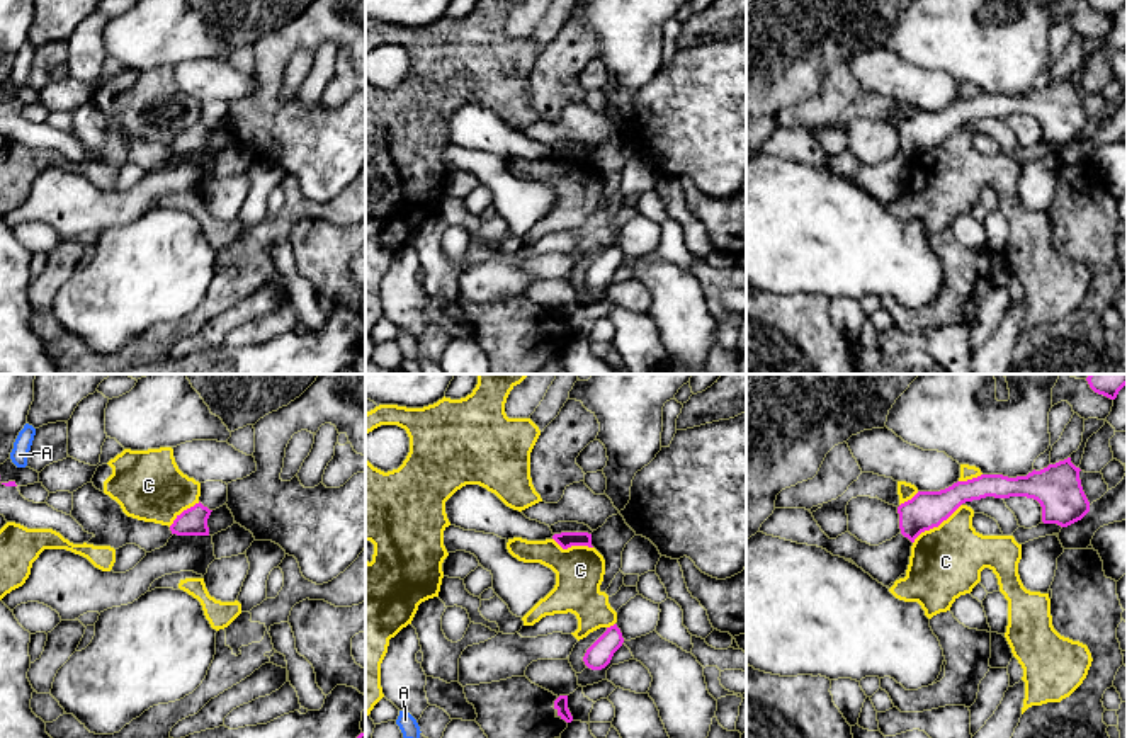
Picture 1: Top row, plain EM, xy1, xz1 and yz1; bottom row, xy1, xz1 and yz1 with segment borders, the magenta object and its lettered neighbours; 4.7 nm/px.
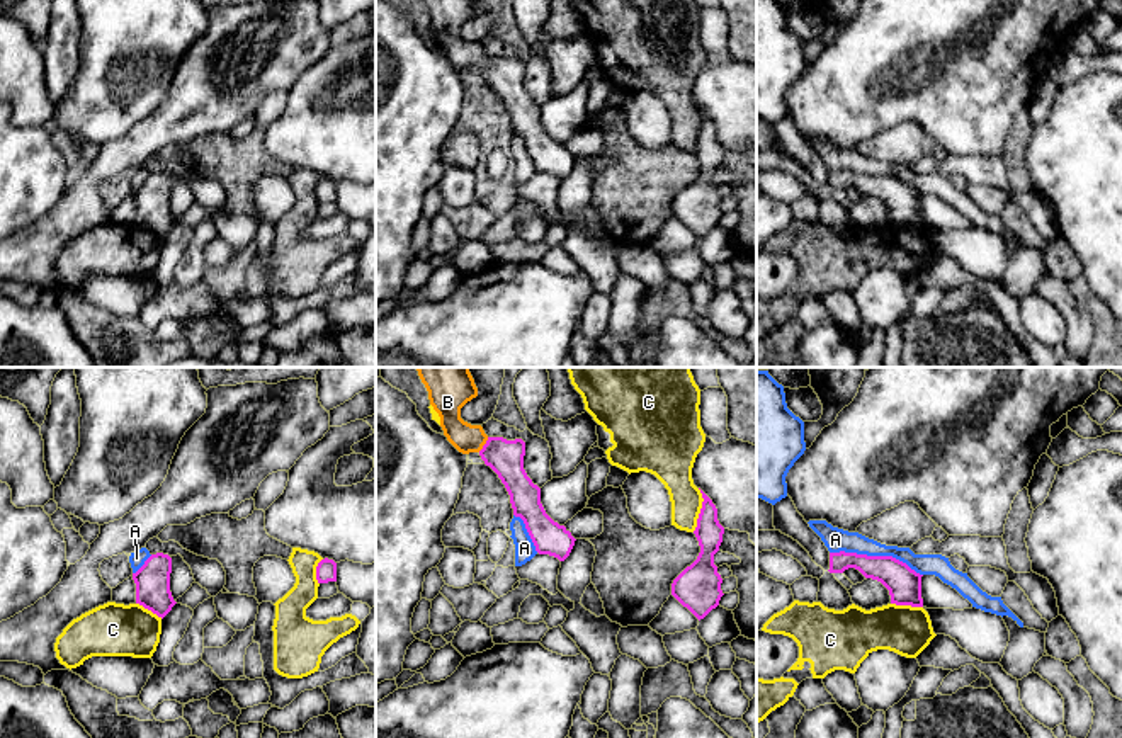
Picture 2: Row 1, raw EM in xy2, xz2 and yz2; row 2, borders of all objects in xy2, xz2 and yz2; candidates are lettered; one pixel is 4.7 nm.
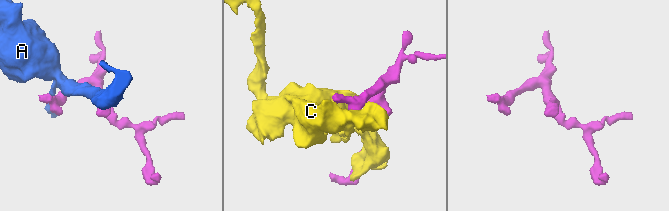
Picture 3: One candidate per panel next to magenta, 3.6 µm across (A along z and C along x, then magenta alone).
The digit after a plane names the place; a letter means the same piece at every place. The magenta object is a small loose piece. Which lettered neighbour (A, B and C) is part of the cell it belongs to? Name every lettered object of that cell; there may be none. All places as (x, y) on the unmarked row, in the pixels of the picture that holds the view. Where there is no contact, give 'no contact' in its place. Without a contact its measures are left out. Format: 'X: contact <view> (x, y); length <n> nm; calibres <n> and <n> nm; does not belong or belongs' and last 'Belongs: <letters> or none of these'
A: contact yz2 (876, 175); length 460 nm; calibres 160 and 110 nm; does not belong
B: contact xz2 (485, 63); length 90 nm; calibres 170 and 140 nm; belongs
C: contact yz1 (935, 145); length 300 nm; calibres 180 and 340 nm; does not belong
Belongs: B

